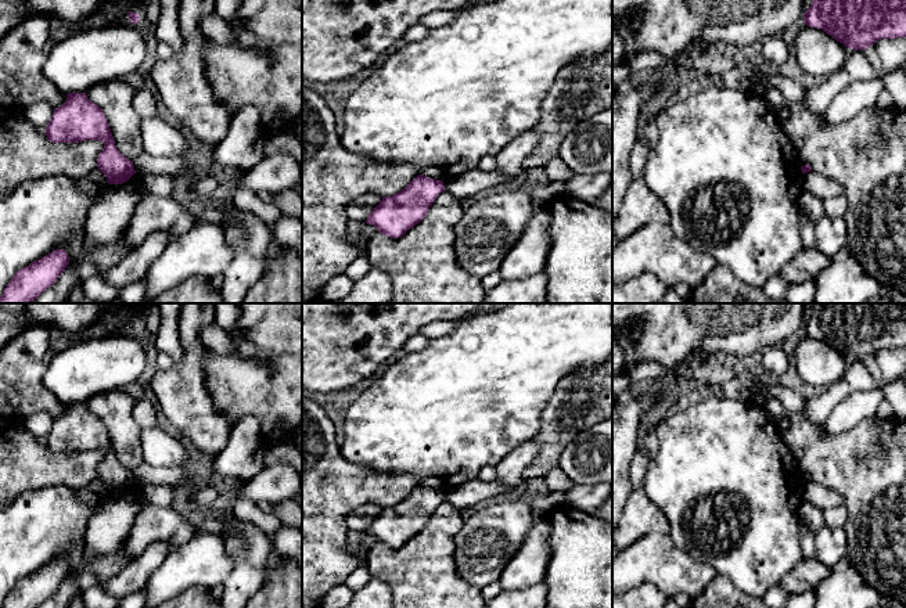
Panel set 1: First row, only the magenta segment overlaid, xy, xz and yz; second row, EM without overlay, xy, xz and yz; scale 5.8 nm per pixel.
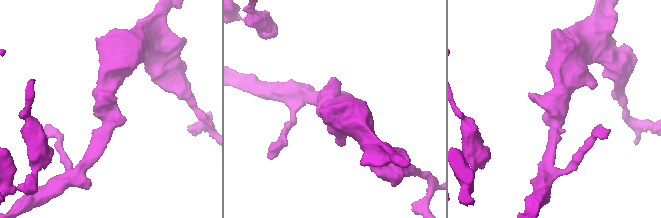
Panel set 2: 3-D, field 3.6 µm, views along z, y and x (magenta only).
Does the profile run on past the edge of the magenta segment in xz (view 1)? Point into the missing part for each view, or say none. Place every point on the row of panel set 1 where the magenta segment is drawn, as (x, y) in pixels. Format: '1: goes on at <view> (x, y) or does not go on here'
1: does not go on here

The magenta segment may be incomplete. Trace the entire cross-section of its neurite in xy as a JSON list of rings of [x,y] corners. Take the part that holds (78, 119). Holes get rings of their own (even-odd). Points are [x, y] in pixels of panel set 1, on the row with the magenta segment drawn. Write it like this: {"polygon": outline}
{"polygon": [[[86,91],[66,94],[66,101],[54,109],[44,134],[53,143],[103,141],[97,166],[108,184],[122,184],[136,173],[133,161],[118,151],[103,109],[87,98]]]}

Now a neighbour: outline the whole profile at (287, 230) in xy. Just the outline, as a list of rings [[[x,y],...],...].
[[[283,215],[273,226],[274,241],[281,247],[294,248],[302,262],[302,220]]]

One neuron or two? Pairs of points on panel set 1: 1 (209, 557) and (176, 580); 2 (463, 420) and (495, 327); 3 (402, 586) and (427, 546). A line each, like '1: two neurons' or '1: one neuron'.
1: one neuron
2: one neuron
3: one neuron

